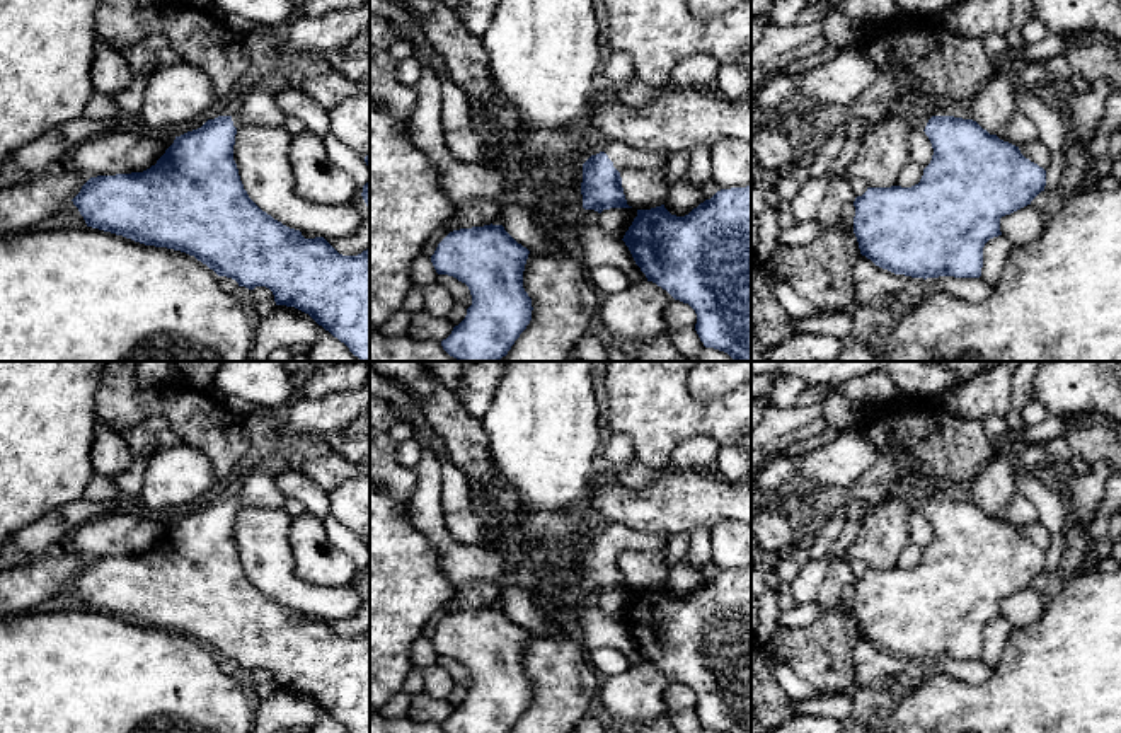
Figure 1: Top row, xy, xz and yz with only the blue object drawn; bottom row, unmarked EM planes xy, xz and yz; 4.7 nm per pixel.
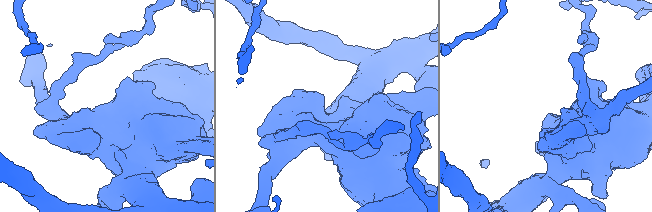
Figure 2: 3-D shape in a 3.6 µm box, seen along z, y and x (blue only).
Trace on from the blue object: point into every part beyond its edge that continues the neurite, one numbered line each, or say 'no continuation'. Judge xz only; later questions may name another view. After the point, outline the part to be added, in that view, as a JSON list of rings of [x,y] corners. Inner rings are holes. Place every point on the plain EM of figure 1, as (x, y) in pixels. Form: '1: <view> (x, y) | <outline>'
1: xz (624, 539) | [[[606,525],[603,534],[613,544],[613,549],[622,554],[630,549],[639,551],[666,551],[670,535],[663,532],[637,532],[624,525]]]

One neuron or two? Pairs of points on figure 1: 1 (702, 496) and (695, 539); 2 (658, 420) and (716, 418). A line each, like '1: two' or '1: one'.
1: two
2: one

